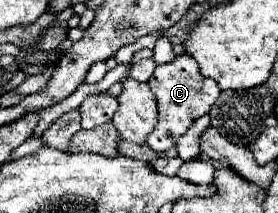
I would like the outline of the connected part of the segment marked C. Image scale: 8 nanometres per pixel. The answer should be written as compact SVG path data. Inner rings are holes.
M189 54L175 56L167 64L157 64L157 68L147 84L157 98L157 110L159 110L159 122L153 130L153 134L149 134L149 142L147 142L147 146L153 148L155 152L165 152L165 150L173 148L177 138L183 136L197 118L205 116L221 94L221 88L217 86L217 82L203 76L199 72L197 62Z

